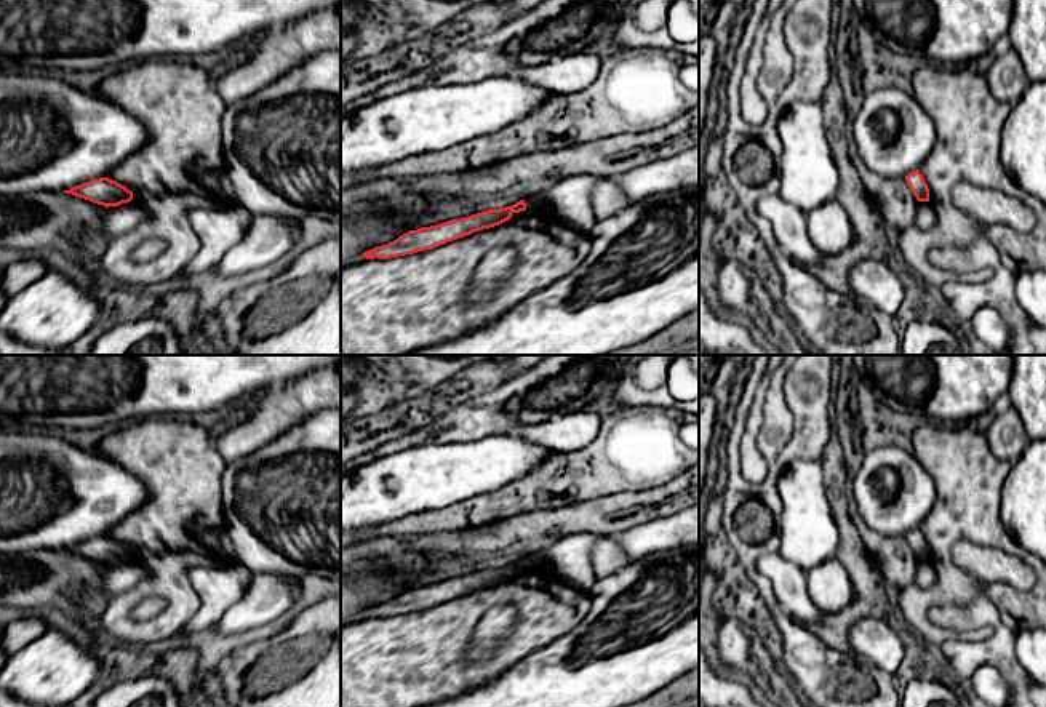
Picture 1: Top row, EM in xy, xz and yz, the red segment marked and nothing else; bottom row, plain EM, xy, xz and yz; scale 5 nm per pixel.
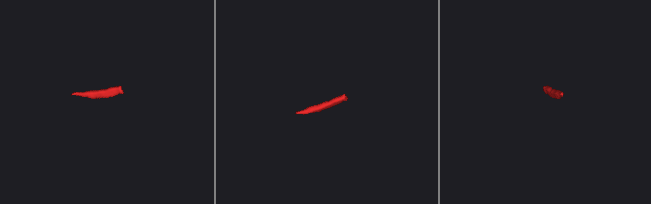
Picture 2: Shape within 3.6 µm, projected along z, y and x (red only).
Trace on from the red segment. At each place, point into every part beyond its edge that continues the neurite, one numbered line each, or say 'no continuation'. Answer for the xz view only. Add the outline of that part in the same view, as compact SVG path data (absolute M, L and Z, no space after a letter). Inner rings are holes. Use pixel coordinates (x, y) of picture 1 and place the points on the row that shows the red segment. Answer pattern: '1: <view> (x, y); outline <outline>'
1: xz (570, 199); outline M600 174L568 176L552 187L526 197L525 203L547 200L552 216L565 227L589 234L597 224L590 202L592 190L603 179Z

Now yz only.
no continuation

